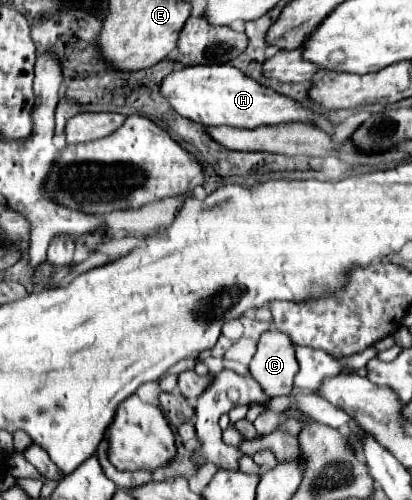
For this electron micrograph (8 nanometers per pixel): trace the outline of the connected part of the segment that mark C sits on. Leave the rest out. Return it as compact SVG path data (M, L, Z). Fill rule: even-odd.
M271 327L257 343L257 353L249 363L249 375L261 385L269 397L287 395L293 389L293 377L297 373L297 359L291 339Z

